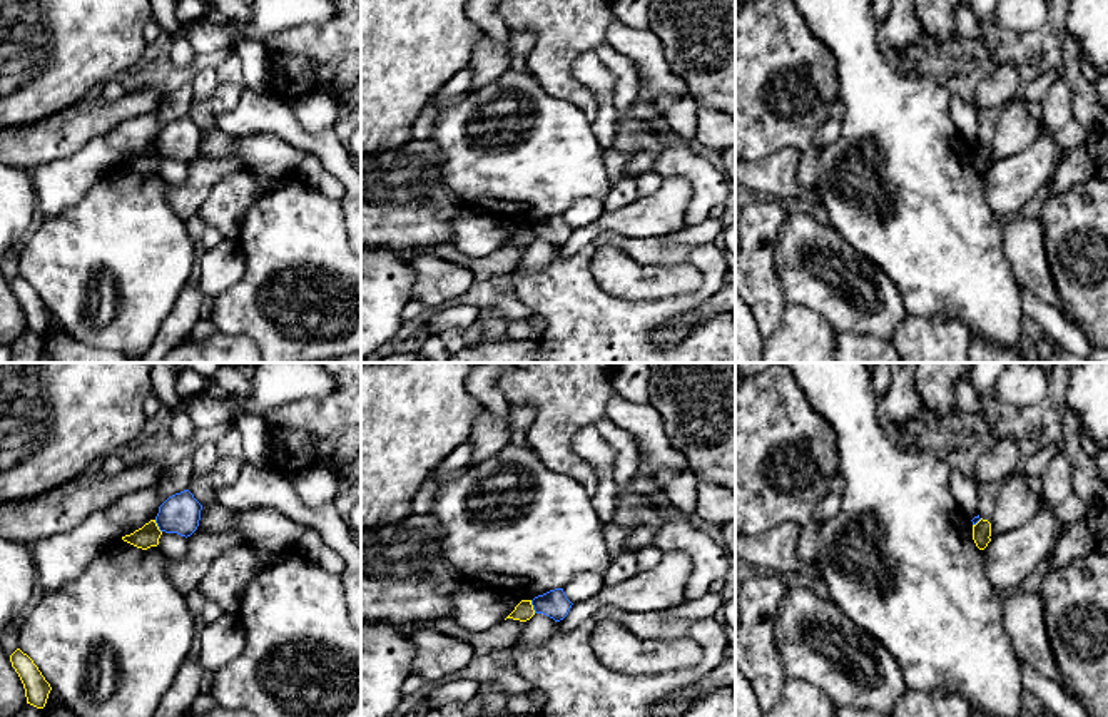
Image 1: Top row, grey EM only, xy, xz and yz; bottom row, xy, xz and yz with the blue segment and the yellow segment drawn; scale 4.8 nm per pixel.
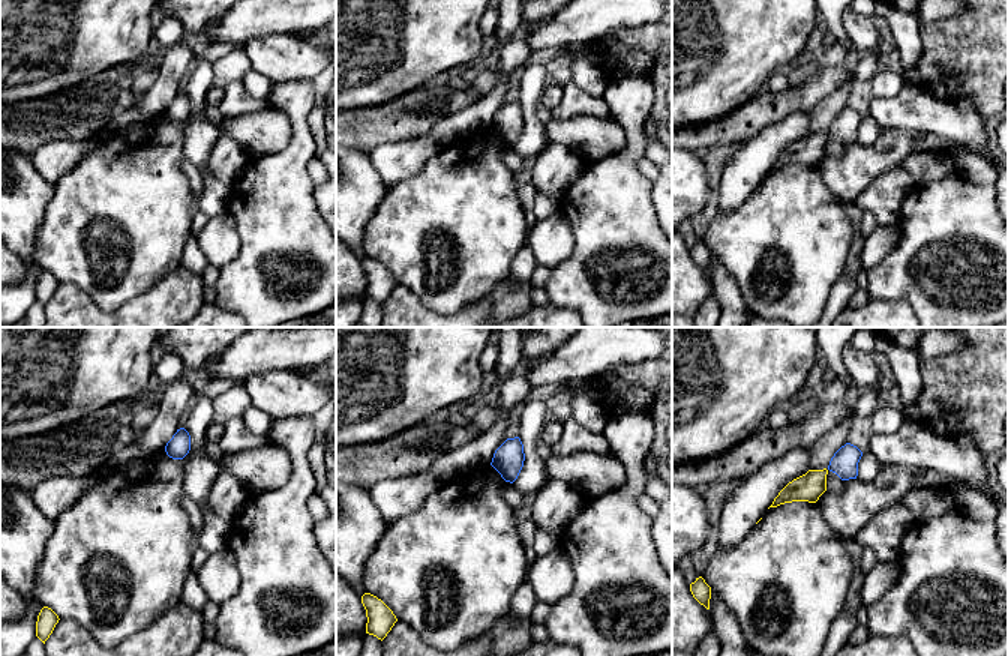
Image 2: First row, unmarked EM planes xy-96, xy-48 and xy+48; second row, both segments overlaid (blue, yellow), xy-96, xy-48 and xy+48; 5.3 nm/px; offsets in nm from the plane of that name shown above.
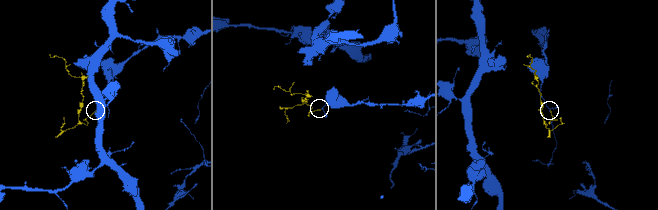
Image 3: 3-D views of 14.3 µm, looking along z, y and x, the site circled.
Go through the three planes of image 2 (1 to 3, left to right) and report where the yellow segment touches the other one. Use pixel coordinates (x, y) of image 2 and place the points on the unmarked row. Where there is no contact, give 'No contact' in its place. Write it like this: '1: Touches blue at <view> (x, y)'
1: No contact
2: No contact
3: No contact

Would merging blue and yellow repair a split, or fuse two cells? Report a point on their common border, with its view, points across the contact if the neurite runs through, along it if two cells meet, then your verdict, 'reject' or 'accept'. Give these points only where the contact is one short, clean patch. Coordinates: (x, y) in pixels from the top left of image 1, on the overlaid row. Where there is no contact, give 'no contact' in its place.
contact xz (533, 607); border xz (530, 600), (535, 612); reject

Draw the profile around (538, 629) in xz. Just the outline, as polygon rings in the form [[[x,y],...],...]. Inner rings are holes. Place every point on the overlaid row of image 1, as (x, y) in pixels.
[[[535,613],[525,622],[523,632],[518,642],[523,647],[540,647],[543,645],[557,630],[557,622],[543,613]]]

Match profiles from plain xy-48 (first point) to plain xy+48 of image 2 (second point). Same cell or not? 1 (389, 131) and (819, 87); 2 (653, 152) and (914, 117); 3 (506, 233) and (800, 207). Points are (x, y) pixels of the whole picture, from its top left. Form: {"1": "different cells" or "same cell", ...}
{"1": "same cell", "2": "same cell", "3": "same cell"}

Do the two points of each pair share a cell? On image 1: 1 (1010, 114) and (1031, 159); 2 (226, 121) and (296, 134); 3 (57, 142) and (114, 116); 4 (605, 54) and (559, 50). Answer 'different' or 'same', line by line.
1: different
2: same
3: same
4: different

